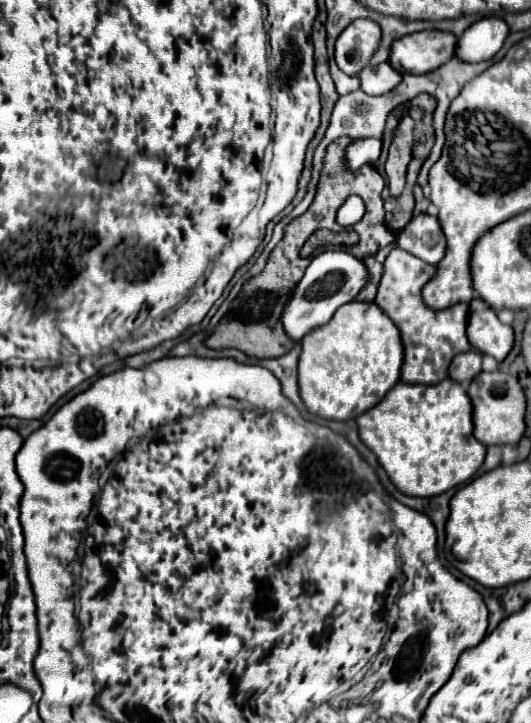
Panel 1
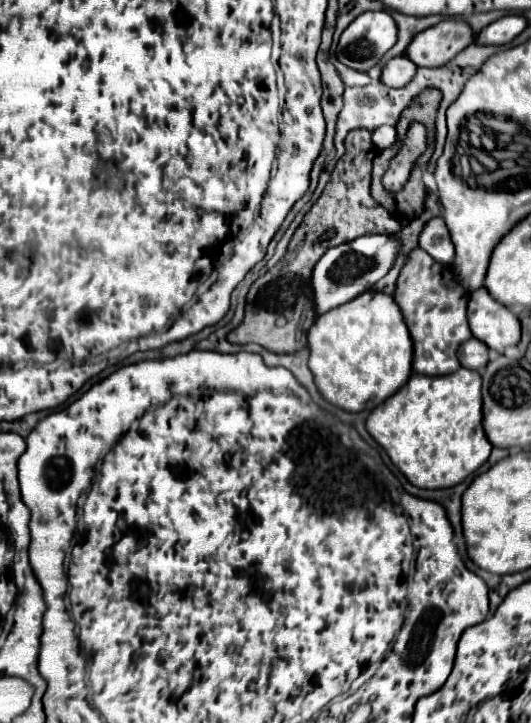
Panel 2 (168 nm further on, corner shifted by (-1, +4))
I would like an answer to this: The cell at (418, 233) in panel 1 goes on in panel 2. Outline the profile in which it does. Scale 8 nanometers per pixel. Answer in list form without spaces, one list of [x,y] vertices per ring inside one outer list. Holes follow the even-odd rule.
[[[442,217],[430,219],[426,223],[420,235],[420,247],[442,265],[450,265],[454,261],[454,245]]]

